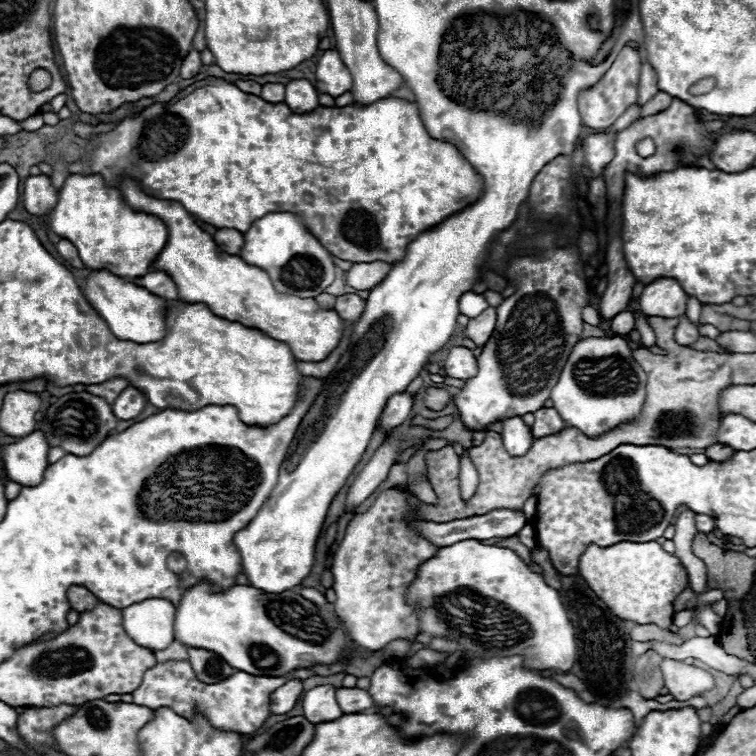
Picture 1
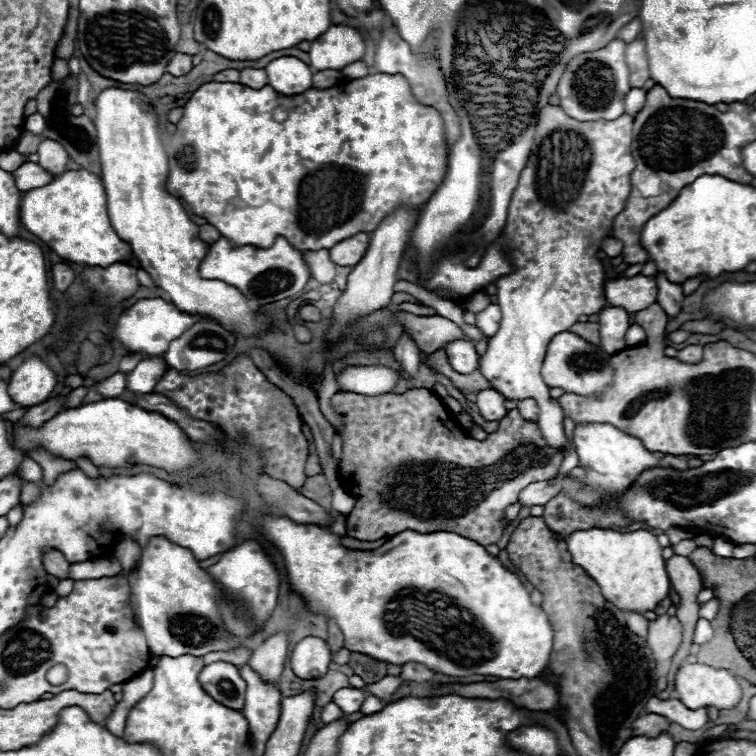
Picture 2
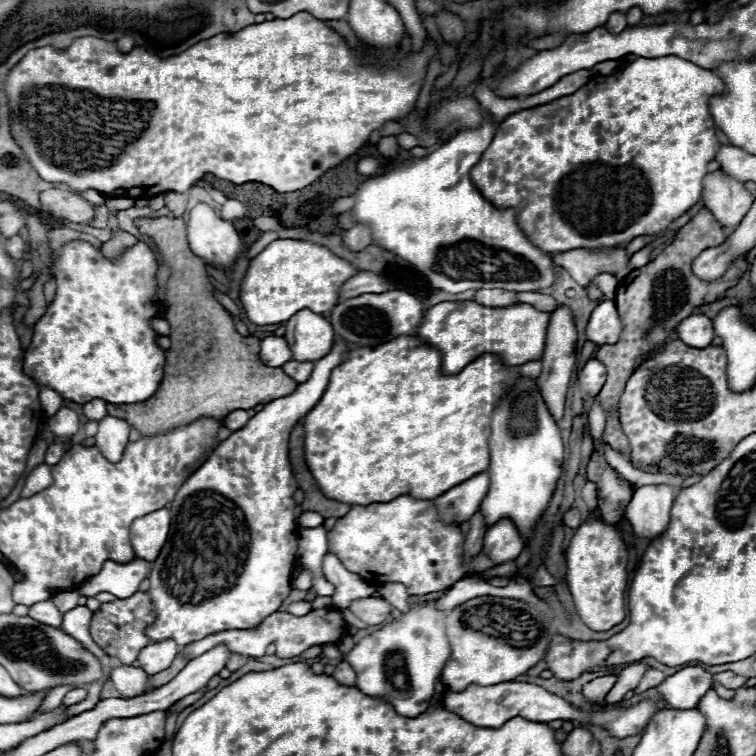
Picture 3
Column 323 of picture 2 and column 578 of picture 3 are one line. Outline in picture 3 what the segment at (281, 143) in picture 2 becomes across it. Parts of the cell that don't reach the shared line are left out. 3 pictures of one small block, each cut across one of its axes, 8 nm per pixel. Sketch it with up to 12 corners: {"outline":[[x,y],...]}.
{"outline":[[638,58],[510,114],[470,178],[544,252],[702,194],[724,84]]}

